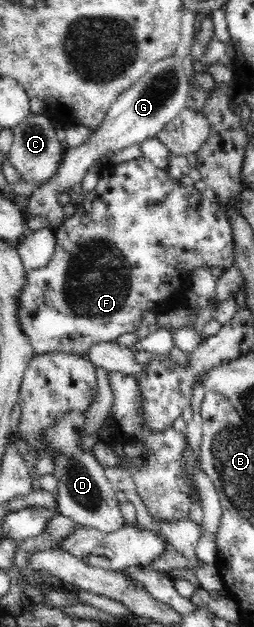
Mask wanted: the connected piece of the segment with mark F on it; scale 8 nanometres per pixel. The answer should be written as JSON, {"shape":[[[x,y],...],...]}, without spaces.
{"shape":[[[135,158],[121,163],[106,163],[101,168],[100,178],[96,187],[90,192],[86,192],[81,202],[76,204],[74,214],[70,218],[66,218],[55,231],[56,244],[55,253],[52,259],[48,261],[48,265],[38,267],[38,269],[28,269],[26,271],[26,285],[20,289],[20,297],[16,301],[16,320],[20,322],[20,328],[24,332],[24,336],[28,338],[28,343],[34,349],[34,355],[43,356],[45,353],[75,353],[82,354],[87,358],[87,351],[91,345],[96,342],[116,342],[116,339],[124,333],[134,333],[140,323],[142,323],[142,313],[144,311],[164,312],[170,309],[173,299],[172,293],[182,293],[186,279],[189,279],[194,269],[200,267],[221,267],[224,270],[234,265],[235,244],[232,233],[232,224],[226,210],[221,207],[220,203],[211,201],[202,194],[202,190],[193,186],[182,185],[180,180],[172,178],[169,173],[156,167],[148,158]]]}

